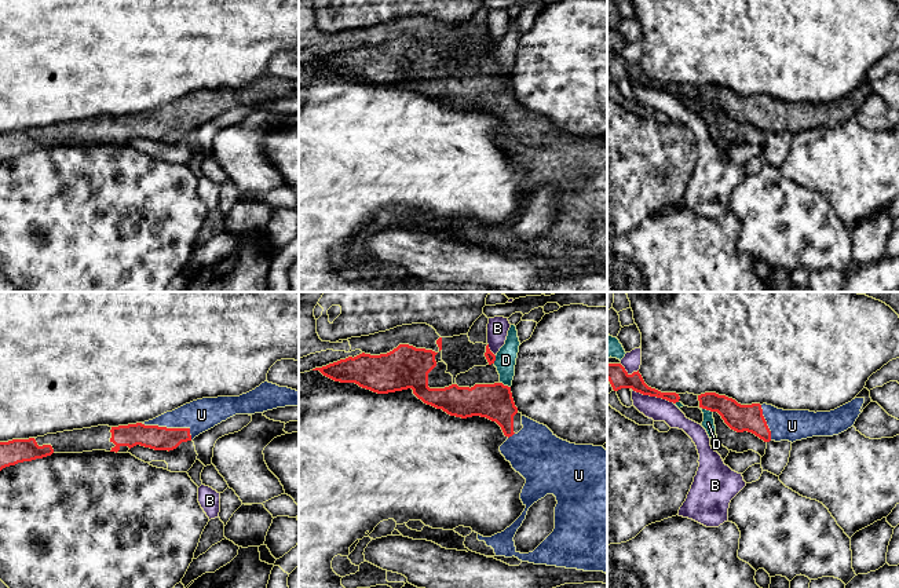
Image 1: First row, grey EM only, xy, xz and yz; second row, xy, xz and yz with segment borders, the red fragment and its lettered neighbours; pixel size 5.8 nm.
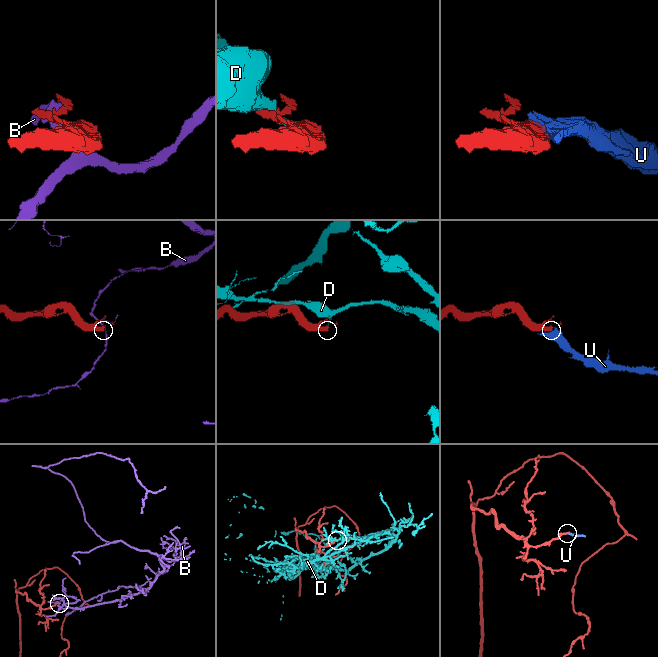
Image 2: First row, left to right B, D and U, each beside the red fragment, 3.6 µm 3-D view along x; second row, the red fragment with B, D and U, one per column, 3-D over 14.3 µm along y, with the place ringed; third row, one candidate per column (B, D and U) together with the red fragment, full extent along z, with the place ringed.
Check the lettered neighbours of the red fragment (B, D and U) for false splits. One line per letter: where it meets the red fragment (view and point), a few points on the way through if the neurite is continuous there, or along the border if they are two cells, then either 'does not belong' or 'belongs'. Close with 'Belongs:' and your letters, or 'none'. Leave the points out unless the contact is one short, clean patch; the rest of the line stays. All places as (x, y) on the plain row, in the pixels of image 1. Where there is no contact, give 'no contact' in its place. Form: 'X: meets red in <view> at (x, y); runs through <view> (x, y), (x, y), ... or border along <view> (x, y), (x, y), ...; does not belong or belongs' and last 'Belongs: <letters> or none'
B: meets red in yz at (653, 87); does not belong
D: meets red in yz at (706, 101); does not belong
U: meets red in xy at (170, 120); belongs
Belongs: U

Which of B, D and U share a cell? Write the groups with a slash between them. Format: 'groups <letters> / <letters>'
groups B / D / U

